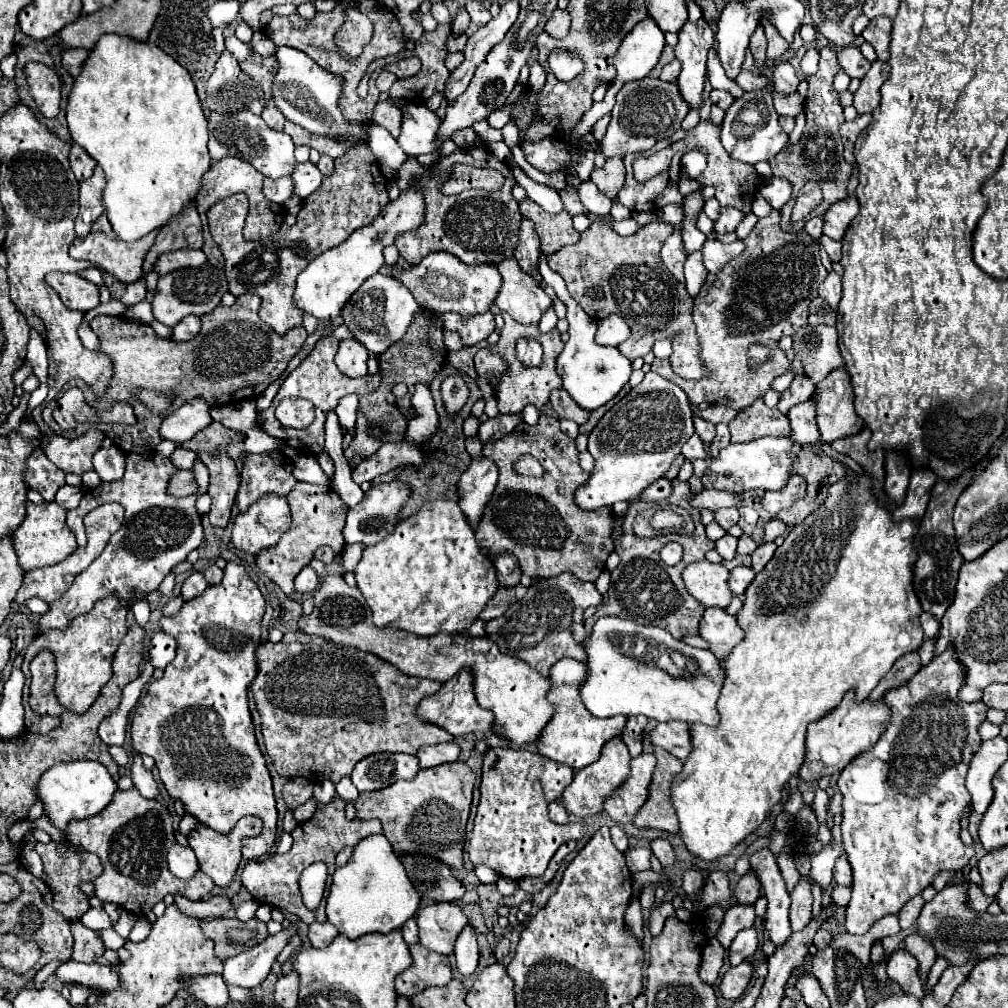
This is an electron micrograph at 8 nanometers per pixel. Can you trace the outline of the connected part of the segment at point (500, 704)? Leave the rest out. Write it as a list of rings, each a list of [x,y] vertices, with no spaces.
[[[340,573],[326,575],[320,587],[314,591],[314,611],[300,619],[300,631],[316,633],[338,645],[370,651],[406,675],[428,677],[440,683],[454,677],[460,669],[470,669],[478,705],[494,713],[492,729],[514,743],[534,743],[548,719],[554,715],[552,705],[546,701],[550,681],[536,673],[536,669],[532,669],[528,663],[502,655],[490,637],[470,637],[462,633],[414,637],[414,633],[400,629],[378,629],[372,625],[370,607],[366,605],[360,589],[350,587]]]

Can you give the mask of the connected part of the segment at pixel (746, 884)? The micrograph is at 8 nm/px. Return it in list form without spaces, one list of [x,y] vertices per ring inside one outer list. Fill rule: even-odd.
[[[748,871],[736,885],[734,893],[738,897],[738,903],[746,903],[746,905],[754,905],[756,899],[760,897],[760,889],[762,889],[762,881],[758,879],[758,875],[754,871]]]

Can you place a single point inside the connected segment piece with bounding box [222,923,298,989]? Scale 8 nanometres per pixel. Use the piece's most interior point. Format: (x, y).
(248, 969)

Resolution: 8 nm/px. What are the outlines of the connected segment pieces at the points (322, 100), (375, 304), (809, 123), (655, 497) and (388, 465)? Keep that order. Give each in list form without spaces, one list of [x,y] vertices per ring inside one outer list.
[[[276,47],[276,75],[272,83],[272,99],[278,107],[278,111],[292,123],[304,127],[310,133],[322,133],[322,135],[342,135],[350,139],[366,139],[368,137],[368,125],[362,123],[348,123],[344,121],[340,109],[338,109],[338,97],[342,93],[342,79],[338,75],[332,75],[318,67],[306,53],[290,47]]]
[[[374,273],[362,283],[362,289],[358,289],[354,297],[350,297],[346,307],[342,309],[342,319],[354,331],[356,341],[360,341],[368,351],[380,355],[406,335],[408,327],[414,321],[414,315],[420,311],[420,303],[398,279],[388,273]]]
[[[824,47],[820,51],[820,69],[814,77],[808,79],[810,87],[808,87],[808,95],[806,95],[806,103],[804,103],[806,127],[804,127],[802,139],[794,147],[784,147],[776,157],[772,157],[768,161],[774,177],[782,177],[786,181],[800,181],[800,183],[804,183],[804,181],[820,183],[824,199],[810,213],[810,217],[816,217],[816,215],[820,217],[832,203],[848,197],[846,187],[848,187],[852,165],[846,163],[842,157],[842,139],[840,139],[838,129],[844,123],[844,113],[842,113],[842,105],[840,105],[840,95],[832,87],[838,71],[840,71],[840,67],[836,61],[836,53],[830,47]]]
[[[658,479],[654,485],[648,485],[642,491],[642,497],[636,497],[636,501],[662,501],[670,495],[670,481],[668,479]]]
[[[406,441],[386,443],[372,457],[360,461],[360,465],[352,471],[352,479],[356,485],[362,485],[364,481],[372,481],[378,475],[410,463],[422,463],[422,453],[416,447],[410,447]]]

